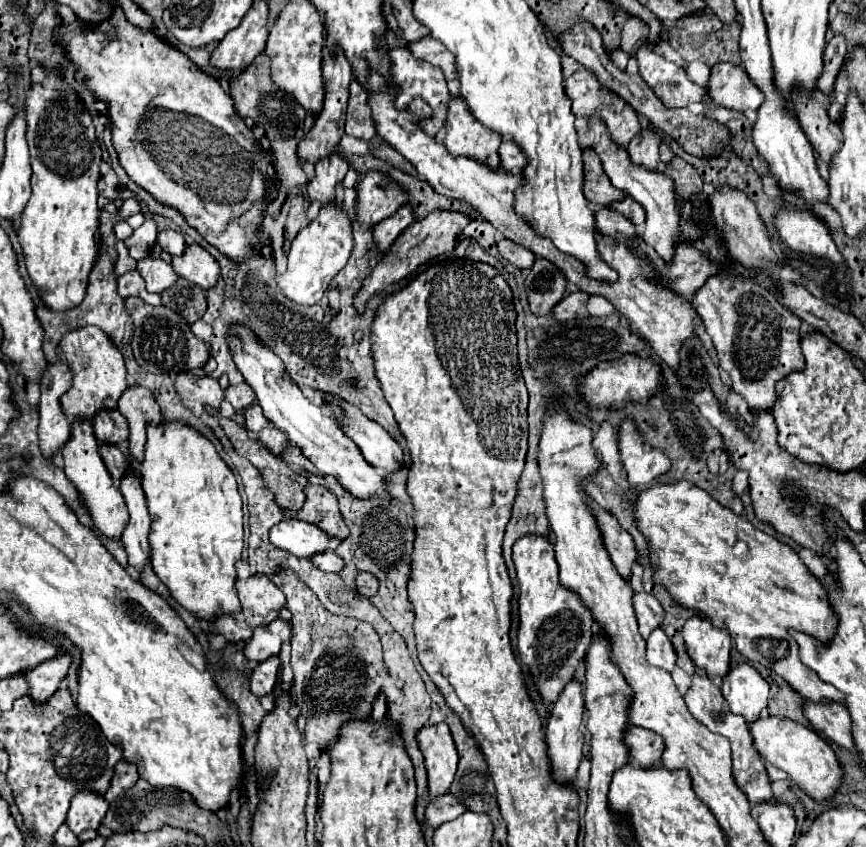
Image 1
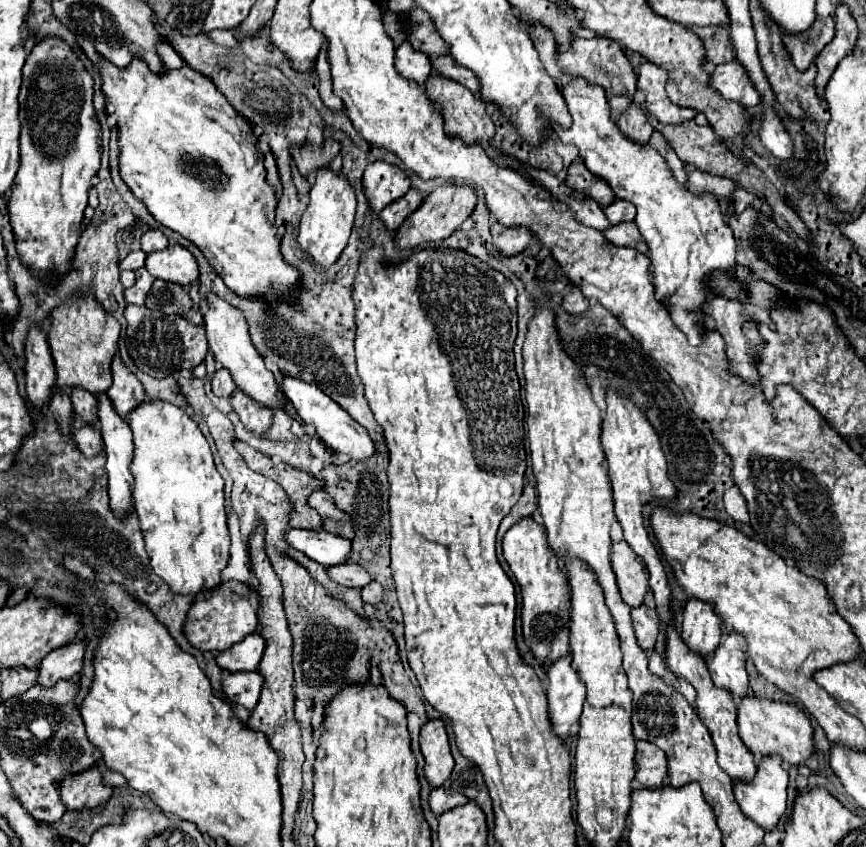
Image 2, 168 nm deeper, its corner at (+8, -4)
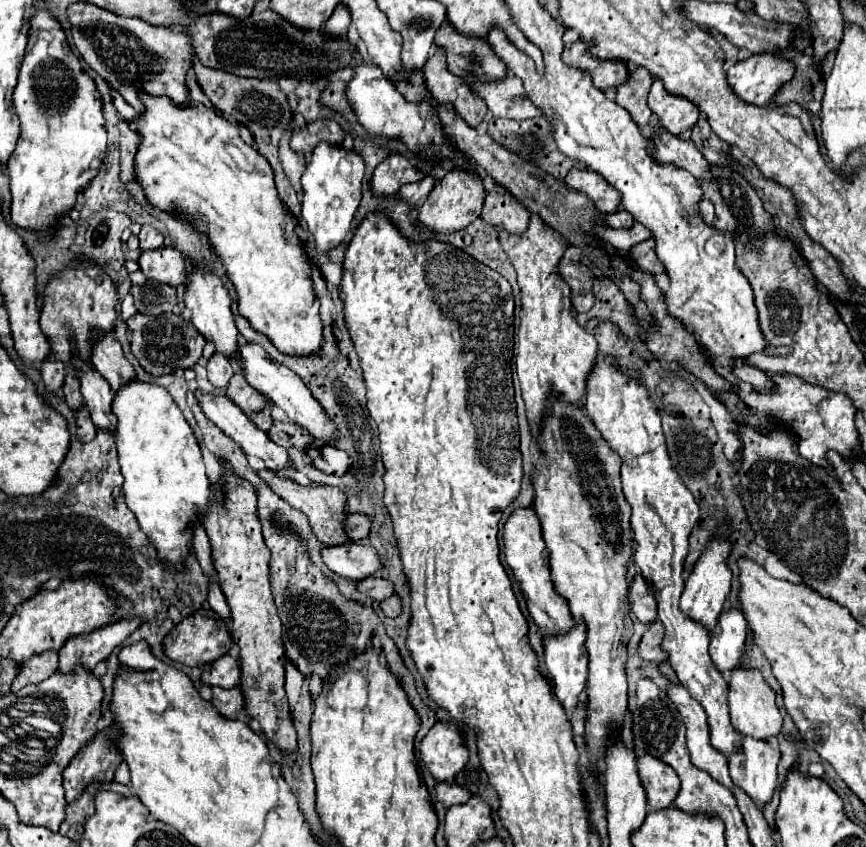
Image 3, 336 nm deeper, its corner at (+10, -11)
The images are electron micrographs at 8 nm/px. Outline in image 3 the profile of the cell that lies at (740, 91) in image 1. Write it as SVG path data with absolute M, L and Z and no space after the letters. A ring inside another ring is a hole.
M752 54L728 68L726 80L738 98L754 106L766 106L780 82L792 78L792 62L780 62L772 54Z

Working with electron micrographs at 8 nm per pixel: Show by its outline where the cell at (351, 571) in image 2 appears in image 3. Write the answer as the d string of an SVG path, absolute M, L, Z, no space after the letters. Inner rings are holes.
M368 576L364 580L358 580L356 582L356 590L362 592L362 594L368 594L376 602L380 602L380 600L384 600L384 598L394 594L392 582L388 582L384 578L378 578L378 576Z

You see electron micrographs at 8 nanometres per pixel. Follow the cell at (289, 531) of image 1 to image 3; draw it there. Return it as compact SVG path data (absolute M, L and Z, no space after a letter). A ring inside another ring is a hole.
M340 544L340 546L324 546L320 552L324 564L340 576L350 580L360 580L372 576L380 568L380 558L368 544Z

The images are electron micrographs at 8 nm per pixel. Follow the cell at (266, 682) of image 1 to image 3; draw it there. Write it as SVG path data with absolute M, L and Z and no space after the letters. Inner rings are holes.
M214 686L214 700L212 700L212 704L226 718L238 718L238 714L244 710L244 694L242 694L242 690L238 686L230 688L230 690Z

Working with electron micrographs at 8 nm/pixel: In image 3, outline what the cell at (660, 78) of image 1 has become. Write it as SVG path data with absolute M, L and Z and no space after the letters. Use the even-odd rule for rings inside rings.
M654 78L650 86L648 106L670 134L678 134L684 128L692 128L698 120L698 108L692 102L686 102L686 98L674 98L672 94L668 94L660 78Z

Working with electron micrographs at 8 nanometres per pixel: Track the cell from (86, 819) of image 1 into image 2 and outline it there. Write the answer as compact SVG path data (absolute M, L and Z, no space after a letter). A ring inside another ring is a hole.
M96 763L84 773L68 775L62 781L60 795L66 809L84 809L84 807L96 807L100 803L106 803L106 799L110 799L112 795L112 787L104 783L100 767Z

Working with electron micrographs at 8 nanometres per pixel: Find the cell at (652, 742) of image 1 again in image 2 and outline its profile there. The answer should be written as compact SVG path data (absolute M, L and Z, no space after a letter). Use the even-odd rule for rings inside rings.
M636 741L636 779L642 787L662 787L666 783L666 759L664 751L654 743Z

